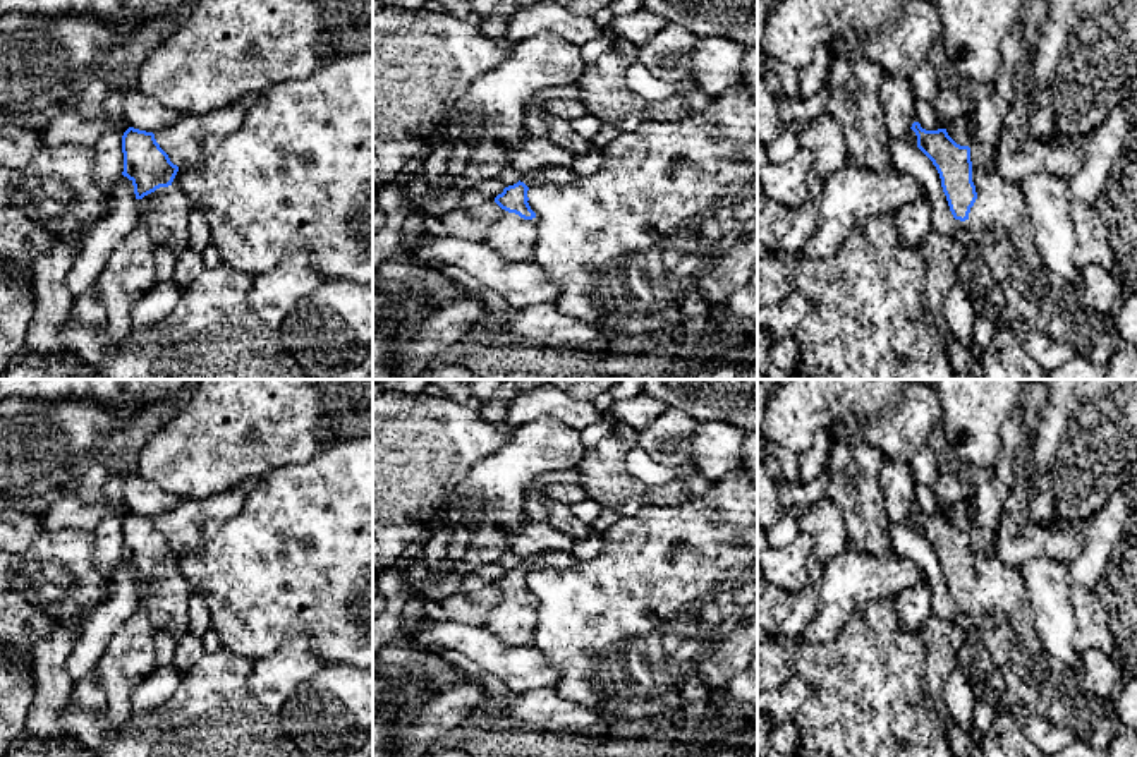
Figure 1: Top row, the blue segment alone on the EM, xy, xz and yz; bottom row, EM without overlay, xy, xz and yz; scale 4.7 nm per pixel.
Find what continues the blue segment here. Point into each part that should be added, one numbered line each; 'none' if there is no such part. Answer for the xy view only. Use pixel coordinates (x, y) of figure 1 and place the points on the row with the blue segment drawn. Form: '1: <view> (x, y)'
1: xy (165, 211)

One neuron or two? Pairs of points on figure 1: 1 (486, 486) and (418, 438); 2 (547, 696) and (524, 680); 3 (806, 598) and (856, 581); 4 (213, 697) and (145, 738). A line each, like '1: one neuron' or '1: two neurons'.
1: two neurons
2: two neurons
3: two neurons
4: one neuron

